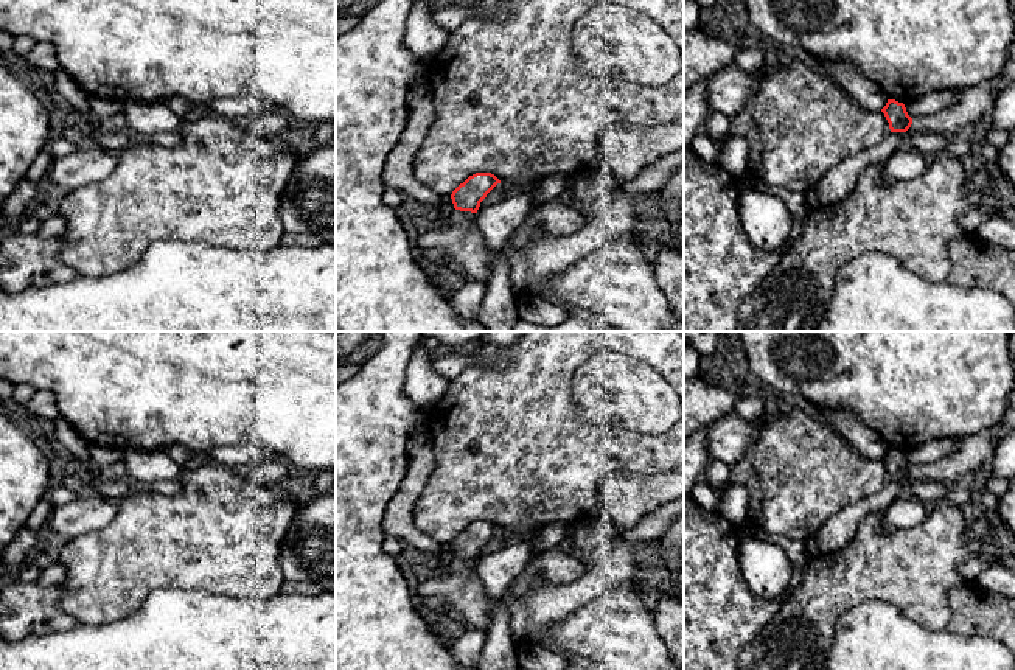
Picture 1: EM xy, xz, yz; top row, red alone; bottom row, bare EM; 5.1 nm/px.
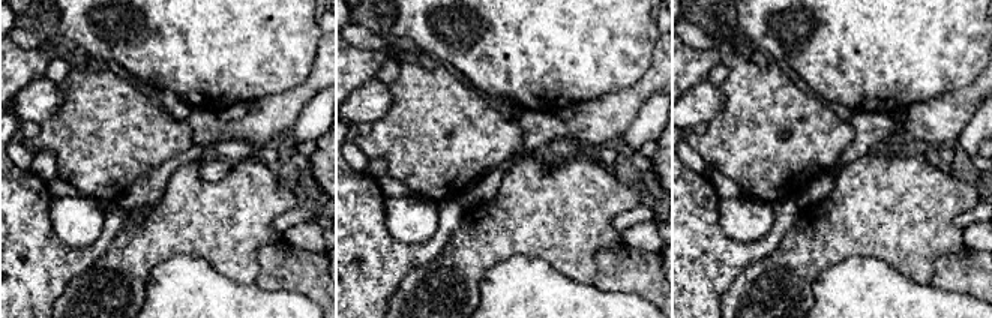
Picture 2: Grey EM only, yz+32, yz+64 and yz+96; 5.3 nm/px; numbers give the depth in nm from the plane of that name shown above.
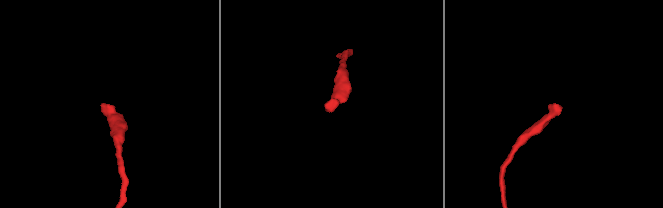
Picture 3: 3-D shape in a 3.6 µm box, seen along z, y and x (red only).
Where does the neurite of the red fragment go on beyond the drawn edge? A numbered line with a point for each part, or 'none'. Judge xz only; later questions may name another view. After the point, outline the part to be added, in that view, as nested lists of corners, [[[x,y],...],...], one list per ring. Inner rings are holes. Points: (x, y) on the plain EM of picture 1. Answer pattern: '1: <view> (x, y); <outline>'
1: xz (457, 583); [[[454,558],[440,572],[421,575],[417,594],[427,602],[445,598],[448,611],[466,630],[487,633],[491,600],[474,572],[474,564],[471,560]]]

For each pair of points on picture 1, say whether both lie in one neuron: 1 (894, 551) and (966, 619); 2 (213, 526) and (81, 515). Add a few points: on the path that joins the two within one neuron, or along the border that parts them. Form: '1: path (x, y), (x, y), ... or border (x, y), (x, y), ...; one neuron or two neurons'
1: border (967, 582), (948, 593), (950, 622), (945, 628); two neurons
2: border (117, 504), (117, 513), (106, 526), (80, 535); two neurons

